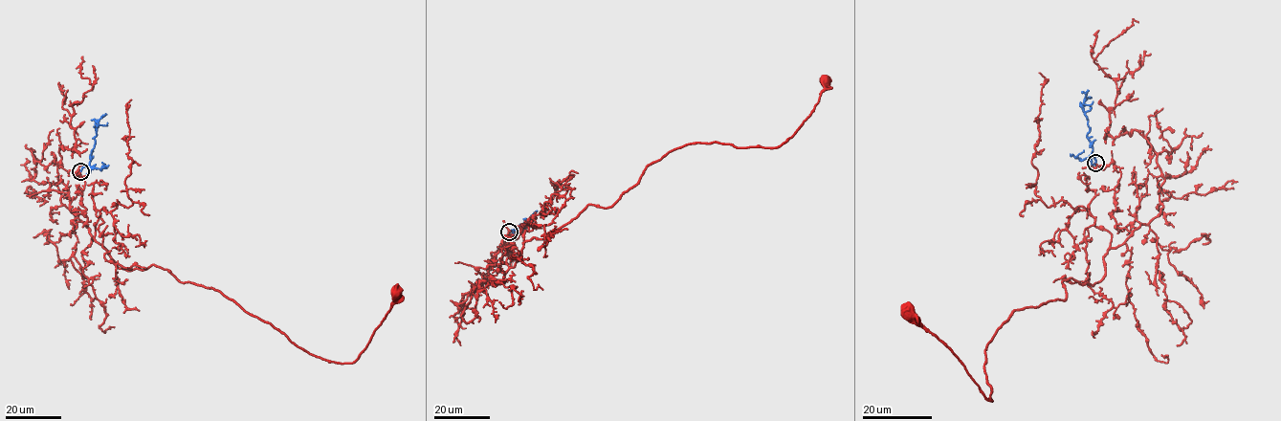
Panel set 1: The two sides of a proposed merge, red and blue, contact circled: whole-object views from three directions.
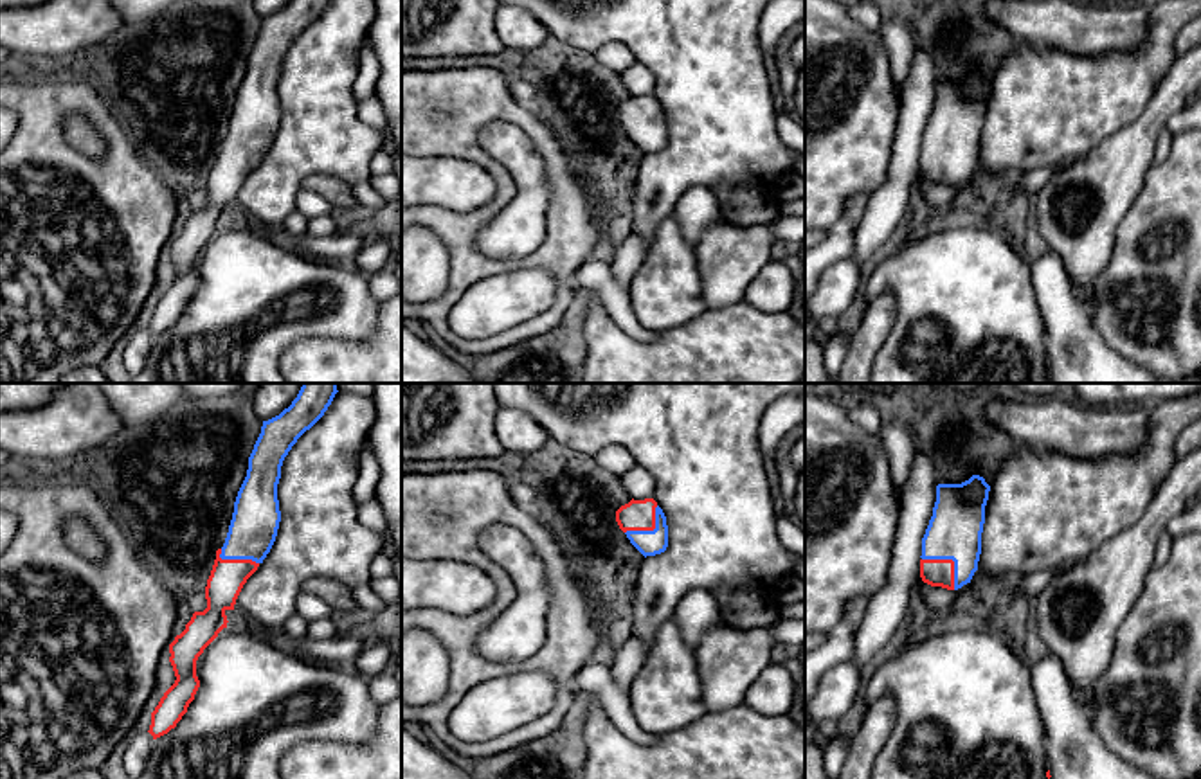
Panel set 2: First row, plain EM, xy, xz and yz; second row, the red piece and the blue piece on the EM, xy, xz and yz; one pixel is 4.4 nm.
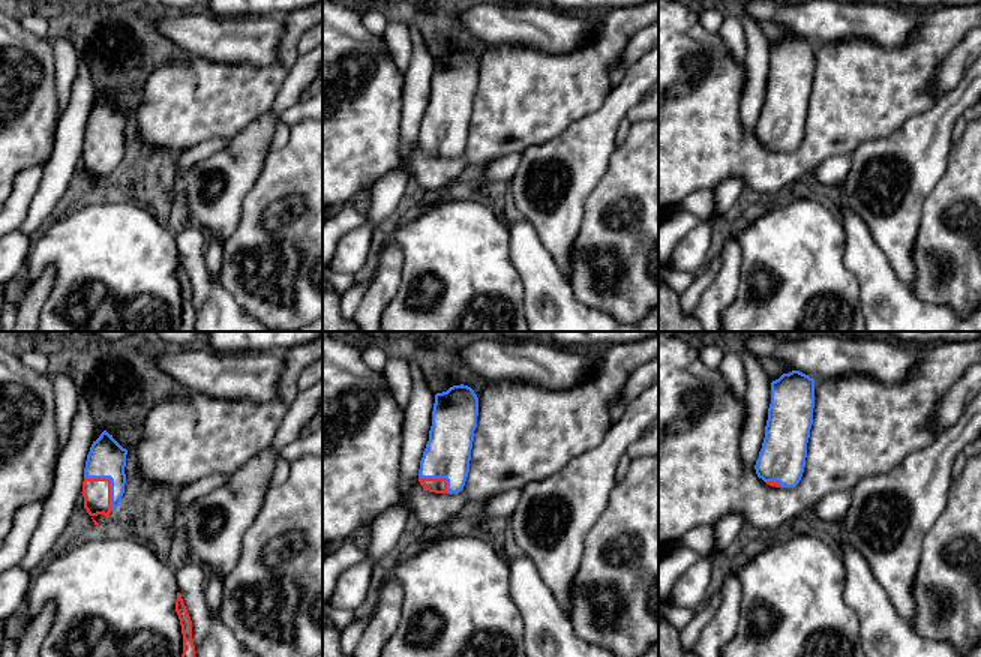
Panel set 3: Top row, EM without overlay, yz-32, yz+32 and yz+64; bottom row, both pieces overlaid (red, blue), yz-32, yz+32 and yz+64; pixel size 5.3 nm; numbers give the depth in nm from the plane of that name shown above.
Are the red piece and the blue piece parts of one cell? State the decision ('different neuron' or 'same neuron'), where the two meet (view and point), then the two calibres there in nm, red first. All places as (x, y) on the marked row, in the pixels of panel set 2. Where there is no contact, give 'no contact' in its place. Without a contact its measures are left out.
same neuron; contact yz (951, 560); calibres 130 and 240 nm

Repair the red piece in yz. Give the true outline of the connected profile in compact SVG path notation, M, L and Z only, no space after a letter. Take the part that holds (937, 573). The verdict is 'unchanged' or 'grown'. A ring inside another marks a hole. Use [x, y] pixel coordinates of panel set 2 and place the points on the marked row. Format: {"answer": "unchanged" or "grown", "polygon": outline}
{"answer": "grown", "polygon": "M972 475L962 484L938 484L933 516L922 538L920 578L958 590L971 583L981 554L990 486Z"}

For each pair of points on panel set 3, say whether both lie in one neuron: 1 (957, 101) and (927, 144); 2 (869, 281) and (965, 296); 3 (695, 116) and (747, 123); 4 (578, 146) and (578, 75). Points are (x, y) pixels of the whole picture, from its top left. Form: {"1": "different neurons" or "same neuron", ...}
{"1": "same neuron", "2": "different neurons", "3": "different neurons", "4": "different neurons"}

